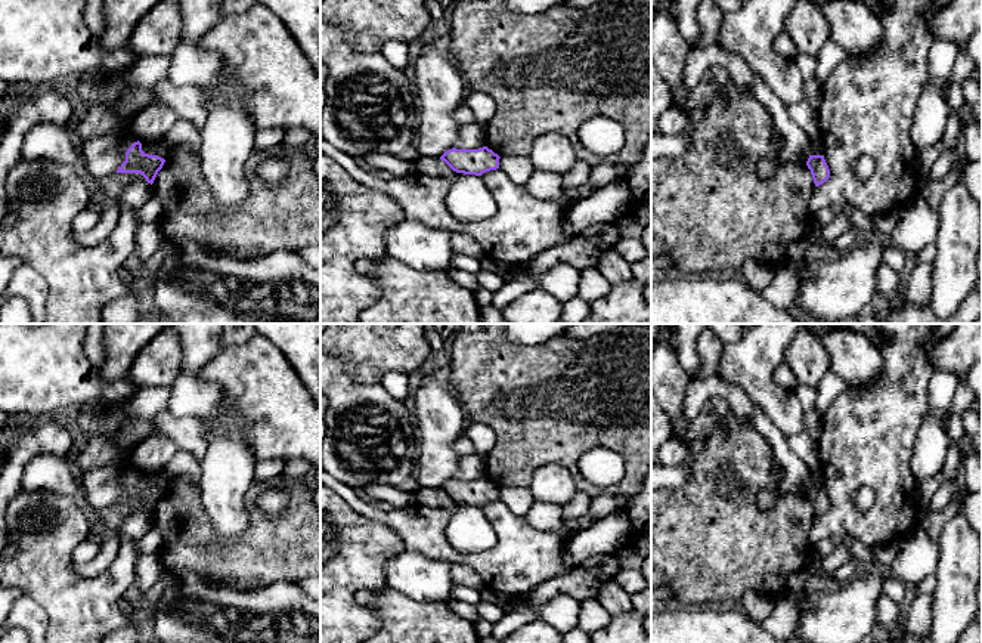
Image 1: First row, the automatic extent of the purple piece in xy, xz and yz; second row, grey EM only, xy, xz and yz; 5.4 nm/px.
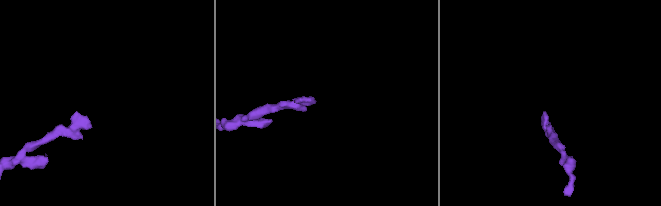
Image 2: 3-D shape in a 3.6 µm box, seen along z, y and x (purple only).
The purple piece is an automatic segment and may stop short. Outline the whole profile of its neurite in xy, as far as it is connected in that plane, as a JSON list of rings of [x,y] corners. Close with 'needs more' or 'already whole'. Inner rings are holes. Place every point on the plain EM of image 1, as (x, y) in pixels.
[[[137,472],[127,480],[126,492],[117,504],[140,504],[152,516],[164,494],[165,491],[158,486],[145,485],[142,474]]] | already whole

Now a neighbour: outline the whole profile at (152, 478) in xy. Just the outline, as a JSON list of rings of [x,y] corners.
[[[165,467],[158,472],[149,472],[149,473],[142,474],[142,482],[145,485],[158,486],[161,489],[164,489],[162,486],[164,479],[165,479]]]

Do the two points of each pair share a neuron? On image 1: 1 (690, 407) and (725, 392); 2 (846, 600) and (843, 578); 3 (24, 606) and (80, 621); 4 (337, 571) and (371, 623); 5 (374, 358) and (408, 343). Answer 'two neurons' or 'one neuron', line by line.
1: one neuron
2: two neurons
3: two neurons
4: one neuron
5: one neuron

